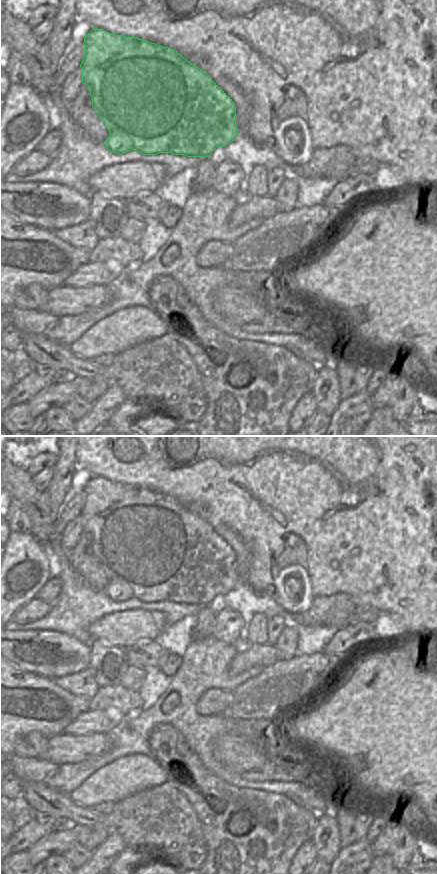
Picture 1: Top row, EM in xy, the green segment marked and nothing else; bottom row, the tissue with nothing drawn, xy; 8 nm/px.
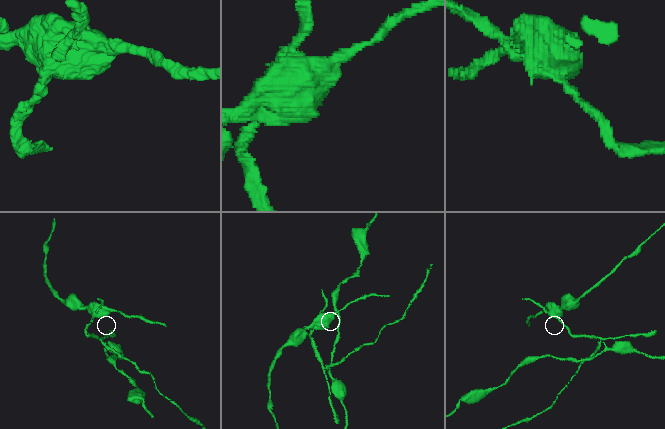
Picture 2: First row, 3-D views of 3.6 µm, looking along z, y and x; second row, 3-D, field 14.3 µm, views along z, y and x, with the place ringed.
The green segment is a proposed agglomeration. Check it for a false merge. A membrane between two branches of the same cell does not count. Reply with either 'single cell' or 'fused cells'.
fused cells

